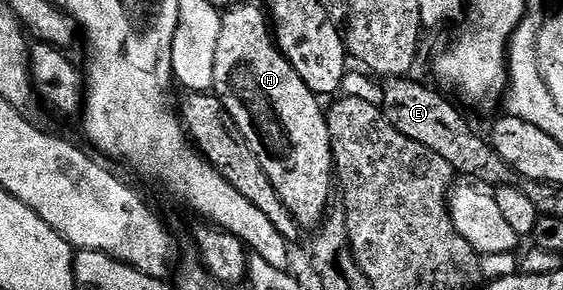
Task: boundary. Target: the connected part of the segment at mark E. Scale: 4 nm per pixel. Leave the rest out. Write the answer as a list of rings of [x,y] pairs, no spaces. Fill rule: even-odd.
[[[393,76],[384,79],[381,84],[381,107],[385,118],[405,138],[413,138],[413,142],[421,142],[421,146],[433,150],[433,154],[445,158],[449,166],[454,168],[460,177],[476,176],[483,186],[507,186],[512,183],[511,168],[497,154],[497,150],[486,139],[475,133],[475,128],[459,113],[459,108],[451,100],[446,100],[439,92],[426,88],[423,84],[411,80],[407,76]]]

